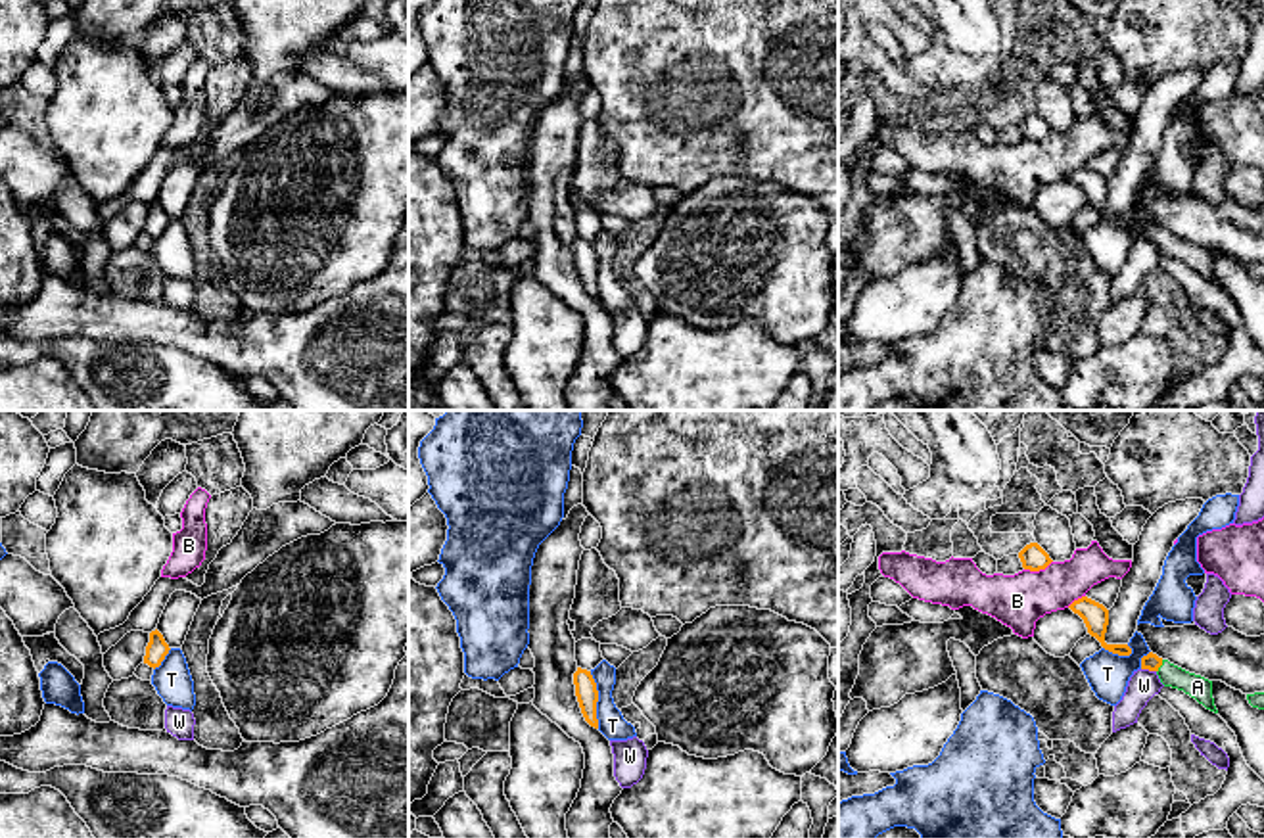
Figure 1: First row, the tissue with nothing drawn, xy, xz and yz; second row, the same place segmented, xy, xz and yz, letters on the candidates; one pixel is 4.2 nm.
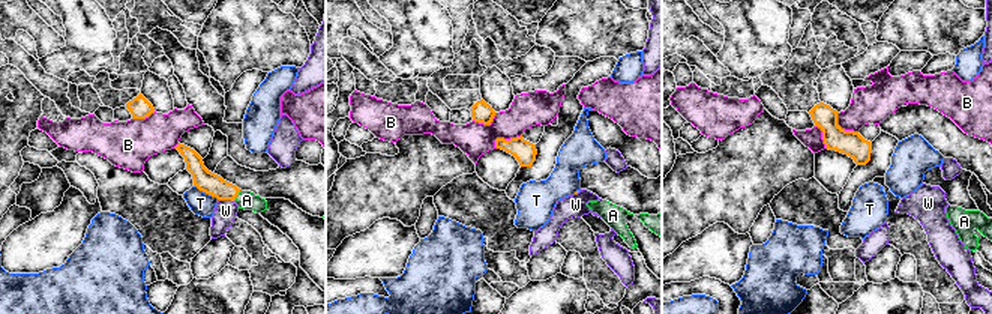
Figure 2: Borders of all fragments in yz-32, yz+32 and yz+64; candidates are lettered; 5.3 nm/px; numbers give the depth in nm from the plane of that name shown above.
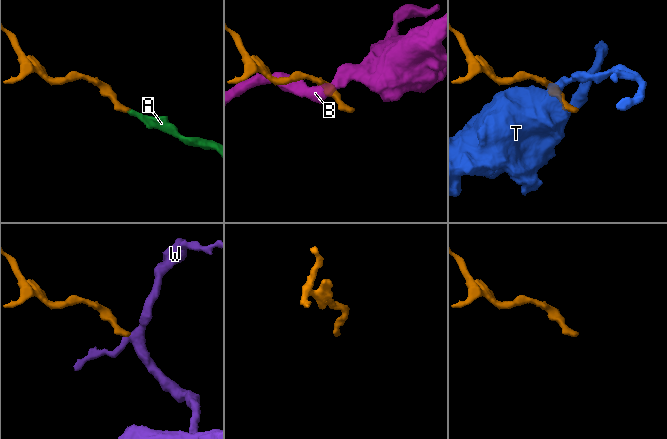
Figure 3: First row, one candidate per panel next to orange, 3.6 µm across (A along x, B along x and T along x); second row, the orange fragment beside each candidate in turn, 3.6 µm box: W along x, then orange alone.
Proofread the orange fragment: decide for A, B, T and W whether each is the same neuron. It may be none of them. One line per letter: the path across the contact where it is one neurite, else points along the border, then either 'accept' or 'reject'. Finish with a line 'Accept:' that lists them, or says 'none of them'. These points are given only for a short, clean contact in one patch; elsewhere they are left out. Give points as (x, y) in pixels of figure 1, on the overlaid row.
A: way yz (1151, 662), (1161, 664), (1172, 675), (1197, 687); accept
B: border yz (1052, 560), (1044, 568), (1025, 570); reject
T: border xz (589, 672), (597, 691), (599, 727); reject
W: border yz (1142, 668), (1155, 672); reject
Accept: A

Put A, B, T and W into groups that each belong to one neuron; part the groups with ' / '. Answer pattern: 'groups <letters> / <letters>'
groups A / B / T / W

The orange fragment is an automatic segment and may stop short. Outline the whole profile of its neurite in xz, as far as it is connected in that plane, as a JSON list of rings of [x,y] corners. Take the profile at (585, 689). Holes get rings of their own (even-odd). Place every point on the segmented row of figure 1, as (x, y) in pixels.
[[[577,667],[577,671],[573,673],[573,685],[585,721],[591,727],[598,729],[598,719],[597,719],[598,690],[591,671]]]

